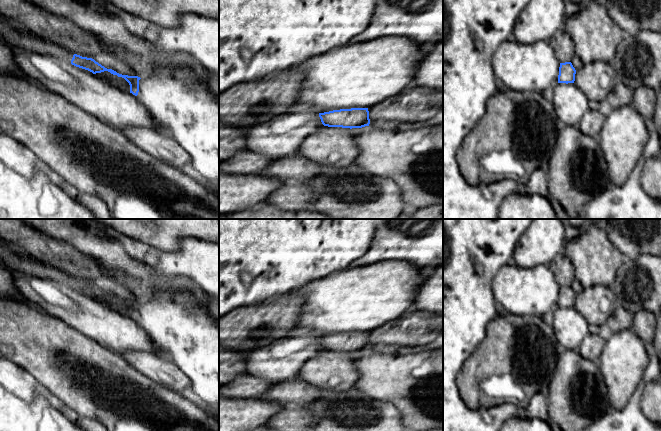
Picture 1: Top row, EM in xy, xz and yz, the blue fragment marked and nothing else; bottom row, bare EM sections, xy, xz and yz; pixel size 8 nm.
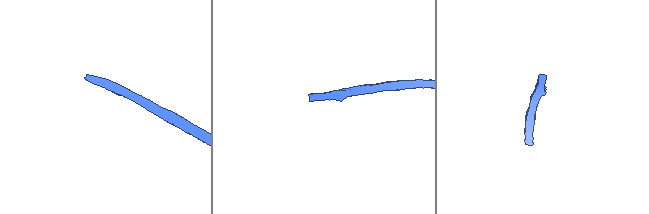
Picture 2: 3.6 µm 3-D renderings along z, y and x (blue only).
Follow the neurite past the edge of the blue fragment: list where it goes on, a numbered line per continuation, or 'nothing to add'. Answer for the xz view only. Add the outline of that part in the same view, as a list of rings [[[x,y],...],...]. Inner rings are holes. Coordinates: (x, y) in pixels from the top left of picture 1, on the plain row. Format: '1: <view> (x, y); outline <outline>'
nothing to add

